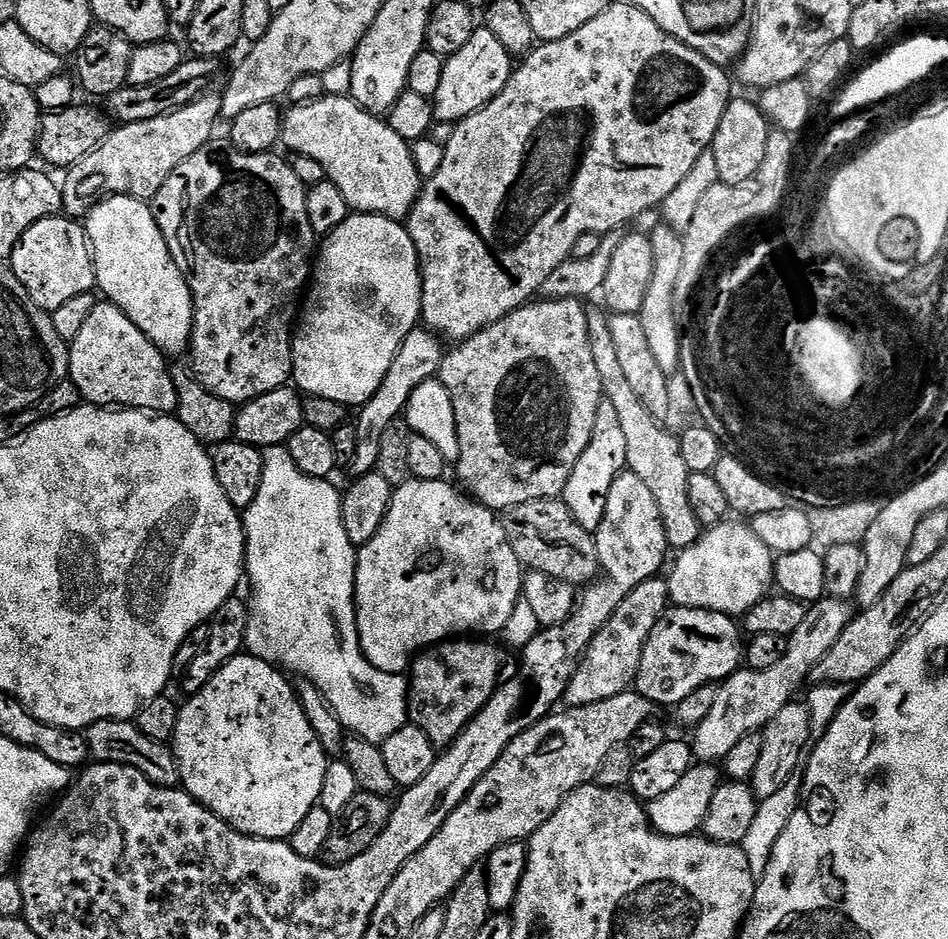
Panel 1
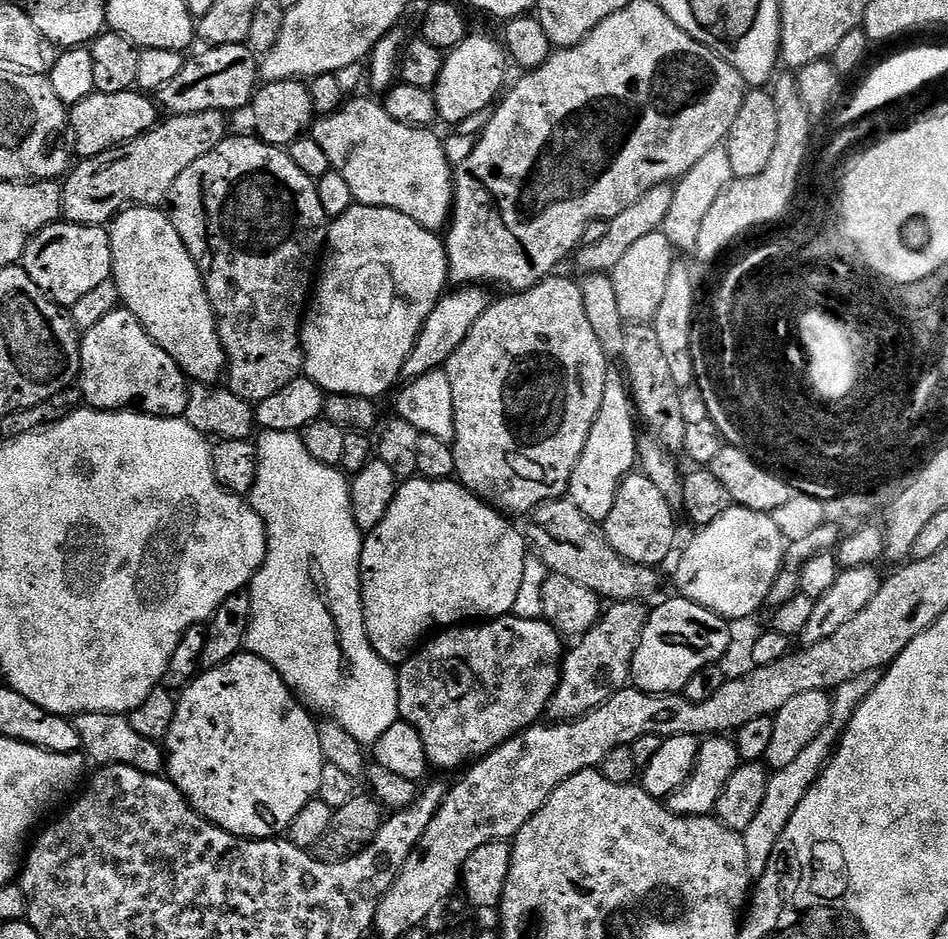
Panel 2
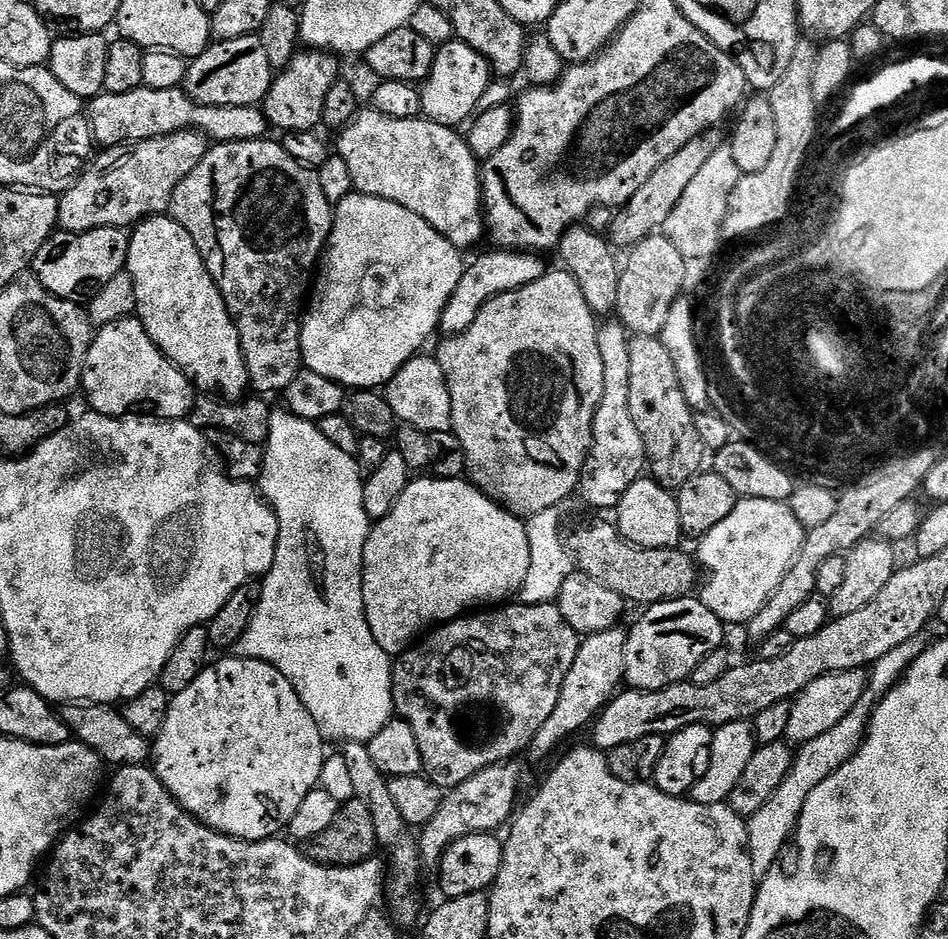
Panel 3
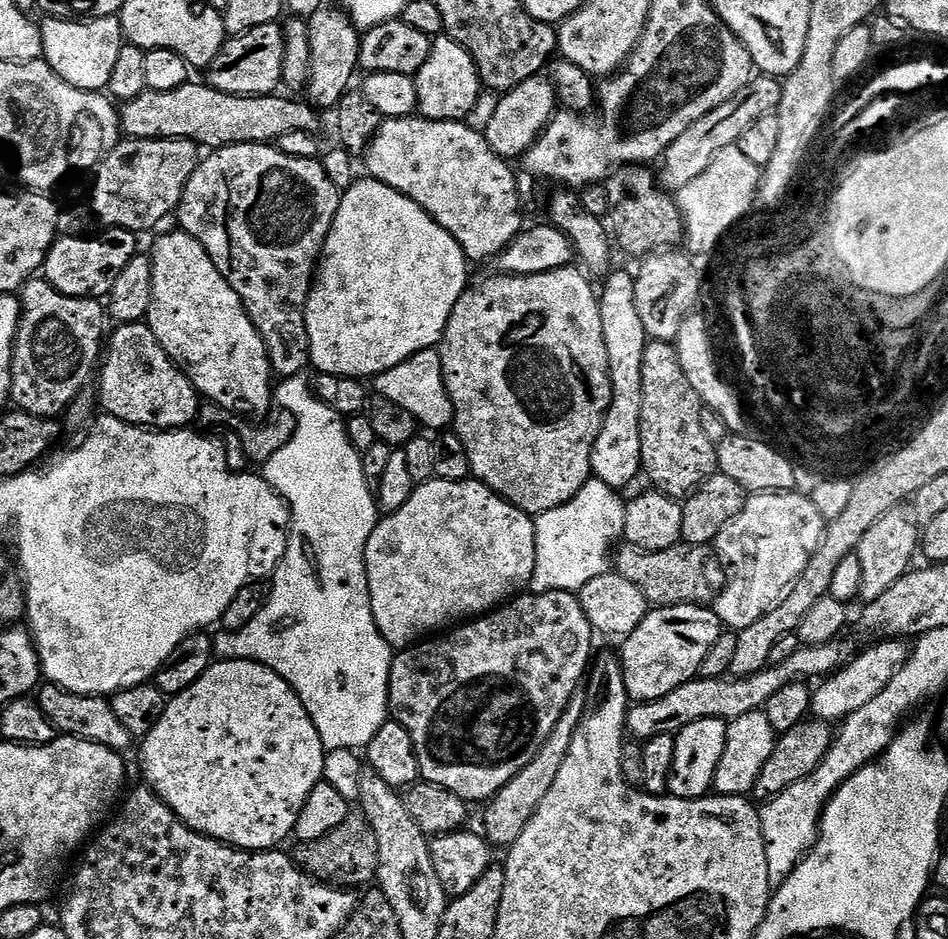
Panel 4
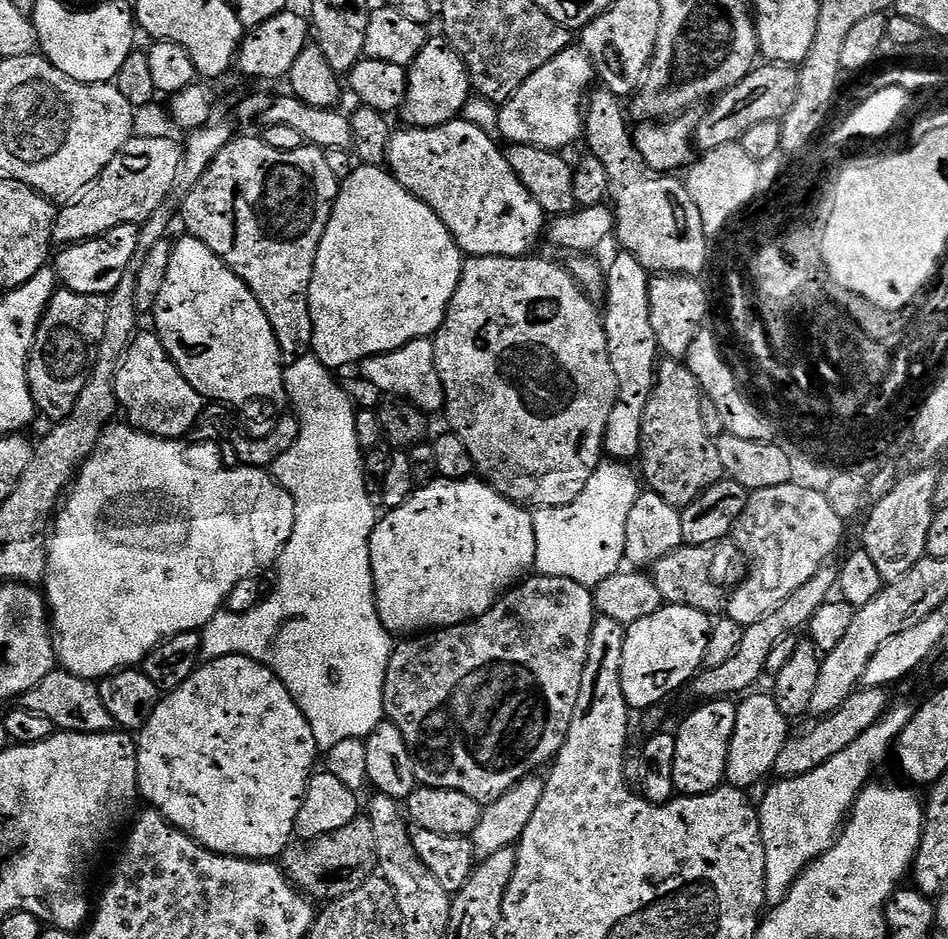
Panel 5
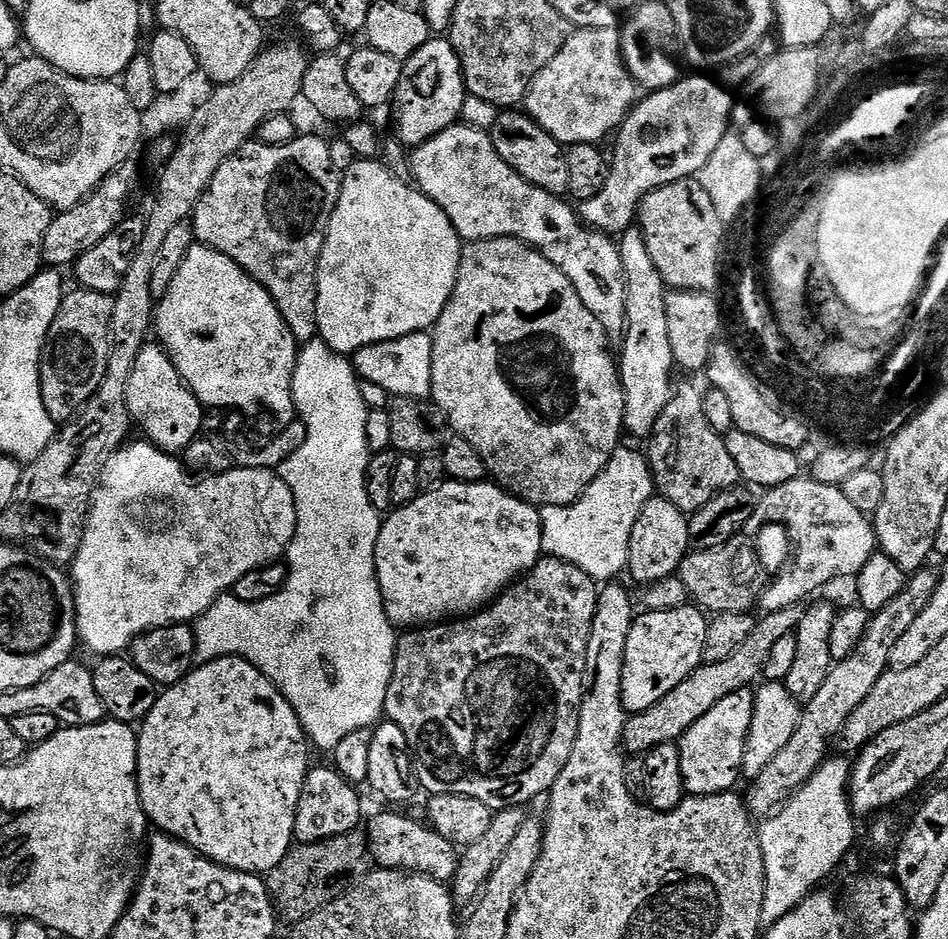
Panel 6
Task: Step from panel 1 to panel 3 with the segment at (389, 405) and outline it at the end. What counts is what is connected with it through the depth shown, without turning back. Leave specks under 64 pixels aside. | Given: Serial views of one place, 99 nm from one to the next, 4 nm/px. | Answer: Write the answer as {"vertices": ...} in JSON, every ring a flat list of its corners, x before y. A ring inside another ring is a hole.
{"vertices":[[491,250,484,252,476,261,465,267,458,286,454,286,454,294,450,294,450,302,446,302,446,310,442,310,439,331,445,337,457,336,465,332,478,318,478,310,486,306,496,296,506,294,510,290,518,290,522,286,530,286,530,282,538,282,546,271,539,255,523,250]]}

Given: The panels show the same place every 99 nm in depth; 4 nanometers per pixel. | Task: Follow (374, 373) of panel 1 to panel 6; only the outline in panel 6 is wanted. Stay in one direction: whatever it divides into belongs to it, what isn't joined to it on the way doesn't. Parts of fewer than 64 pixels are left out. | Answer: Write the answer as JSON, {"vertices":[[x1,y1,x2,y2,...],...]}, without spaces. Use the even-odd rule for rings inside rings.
{"vertices":[[357,158,350,166,350,170,342,173,338,202,334,206,334,214,328,223,324,245,320,251,320,261,316,267,316,301,318,302,316,330,319,339,324,340,326,346,330,346,330,350,340,353,341,356,351,357,358,350,362,350,362,346,390,342,394,338,402,338,406,334,414,334,415,332,428,332,442,314,442,310,456,285,462,251,462,241,459,234,454,230,450,218,446,218,446,214,434,201,423,196,420,189,411,183,408,183,409,185,404,183,408,182,383,168,379,159,361,160]]}

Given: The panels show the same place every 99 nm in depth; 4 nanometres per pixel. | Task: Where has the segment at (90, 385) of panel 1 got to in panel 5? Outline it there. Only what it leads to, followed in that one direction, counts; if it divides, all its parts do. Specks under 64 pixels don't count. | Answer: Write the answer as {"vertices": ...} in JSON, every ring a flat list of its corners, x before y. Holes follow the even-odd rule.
{"vertices":[[137,331,128,352,116,371,116,402,123,419,137,432,147,432,162,440,187,437,197,427,200,411,206,407,204,397,186,382,155,331]]}

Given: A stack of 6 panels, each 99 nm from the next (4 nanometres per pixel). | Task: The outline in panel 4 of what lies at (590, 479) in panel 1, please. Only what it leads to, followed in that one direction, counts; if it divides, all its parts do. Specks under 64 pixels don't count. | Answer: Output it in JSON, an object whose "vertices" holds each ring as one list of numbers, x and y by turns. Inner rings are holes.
{"vertices":[[616,271,607,273,608,281,605,282,604,289,601,287,598,292,602,338,606,338,606,358,610,366,612,401,596,439,596,451,592,453,592,476,606,482,606,486,624,490,624,487,642,472,642,354,646,354,650,337,642,326,638,304,634,302,636,281,633,273]]}

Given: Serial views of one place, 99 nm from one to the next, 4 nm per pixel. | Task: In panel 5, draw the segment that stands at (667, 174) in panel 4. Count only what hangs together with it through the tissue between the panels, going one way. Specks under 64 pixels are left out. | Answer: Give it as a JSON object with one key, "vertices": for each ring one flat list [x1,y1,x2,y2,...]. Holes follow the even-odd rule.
{"vertices":[[768,62,763,66,753,68,745,80,723,93,711,105,712,110,699,119,694,144,701,153,739,142,746,130,750,130,750,126,758,126,758,122,783,121,784,116,794,106,795,99,798,98,799,71,787,64]]}

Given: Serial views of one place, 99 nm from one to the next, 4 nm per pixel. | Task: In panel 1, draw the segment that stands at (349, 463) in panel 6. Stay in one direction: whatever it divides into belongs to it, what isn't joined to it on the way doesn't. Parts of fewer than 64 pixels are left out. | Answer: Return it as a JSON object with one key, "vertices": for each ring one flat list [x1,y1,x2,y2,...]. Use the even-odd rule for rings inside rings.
{"vertices":[[267,447,263,449,264,469,262,470,262,482,254,502,249,508,243,509,242,519,244,522,244,542,246,545,246,580,252,583,252,600,250,599,250,615,248,617,248,629,244,646,247,655,257,656,268,664,274,664,289,673,301,672,299,675,310,681,326,697,328,704,334,711,336,717,344,723,345,729,353,737,368,740,371,744,383,745,390,734,394,734,405,724,408,718,408,682,403,675,395,672,383,672,378,670,368,659,365,658,360,648,360,635,356,625,356,557,358,555,357,545,350,542,350,534,346,534,346,526,342,522,342,492,338,487,332,485,331,479,319,480,310,474,302,474,298,466,294,466,294,458,290,458,287,447]]}

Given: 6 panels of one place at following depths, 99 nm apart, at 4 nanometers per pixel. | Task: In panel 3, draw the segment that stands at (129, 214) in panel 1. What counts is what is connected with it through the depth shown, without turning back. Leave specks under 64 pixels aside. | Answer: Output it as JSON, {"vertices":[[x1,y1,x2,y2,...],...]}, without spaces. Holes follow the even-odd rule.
{"vertices":[[168,214,149,216,148,219,141,220,128,236,126,270,134,282,135,315,142,322,146,334,150,334,150,338,158,346,158,350,162,350,162,354,166,354,166,358,170,358,170,362,174,362,174,366,178,366,178,370,186,374,192,387,201,393,213,392,214,395,220,396,216,398,224,402,239,402,245,399,250,385,236,323,232,321,226,302,218,286,210,278,204,260,188,231]]}

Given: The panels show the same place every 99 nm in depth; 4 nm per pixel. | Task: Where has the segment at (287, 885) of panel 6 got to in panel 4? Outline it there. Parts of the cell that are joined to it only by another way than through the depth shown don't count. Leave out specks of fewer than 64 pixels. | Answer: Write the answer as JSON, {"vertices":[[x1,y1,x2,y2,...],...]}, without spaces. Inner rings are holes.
{"vertices":[[359,810,349,811,346,822,330,830,330,834,299,841,295,846,297,848,291,849,290,855,296,861,297,868,333,888,360,890,375,881,378,870,378,838,374,834,374,826,366,822,363,812]]}

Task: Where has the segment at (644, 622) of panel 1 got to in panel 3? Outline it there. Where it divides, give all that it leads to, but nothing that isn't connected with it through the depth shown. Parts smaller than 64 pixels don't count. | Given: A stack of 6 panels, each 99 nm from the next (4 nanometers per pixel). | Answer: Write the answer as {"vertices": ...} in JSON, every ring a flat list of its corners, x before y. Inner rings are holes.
{"vertices":[[617,626,581,639,578,658,574,658,574,666,570,666,570,674,566,674,566,682,562,682,562,694,558,694,554,711,550,713,550,718,546,718,546,723,539,728,538,734,534,734,531,755,548,756,559,744,564,744,571,736,578,735,584,727,585,731,604,711,609,700,617,695,618,689,625,683,624,655,628,633,627,627]]}

